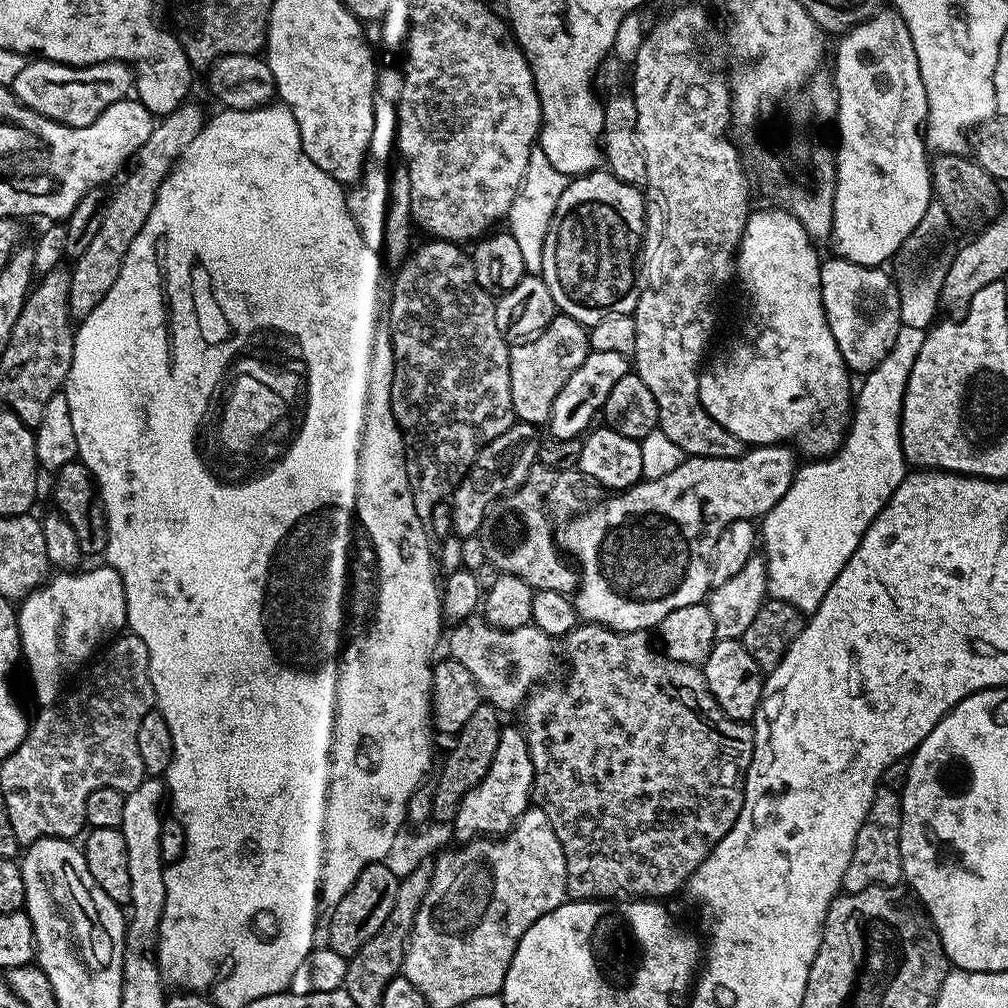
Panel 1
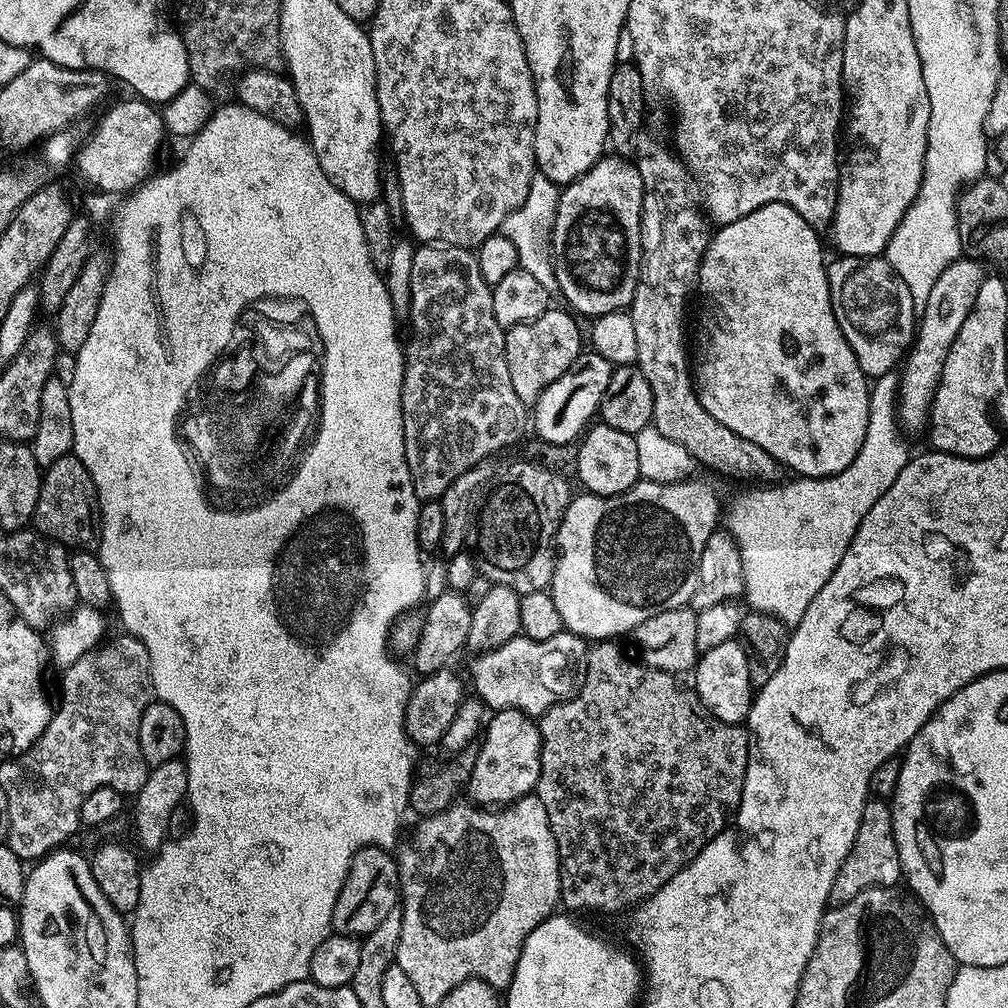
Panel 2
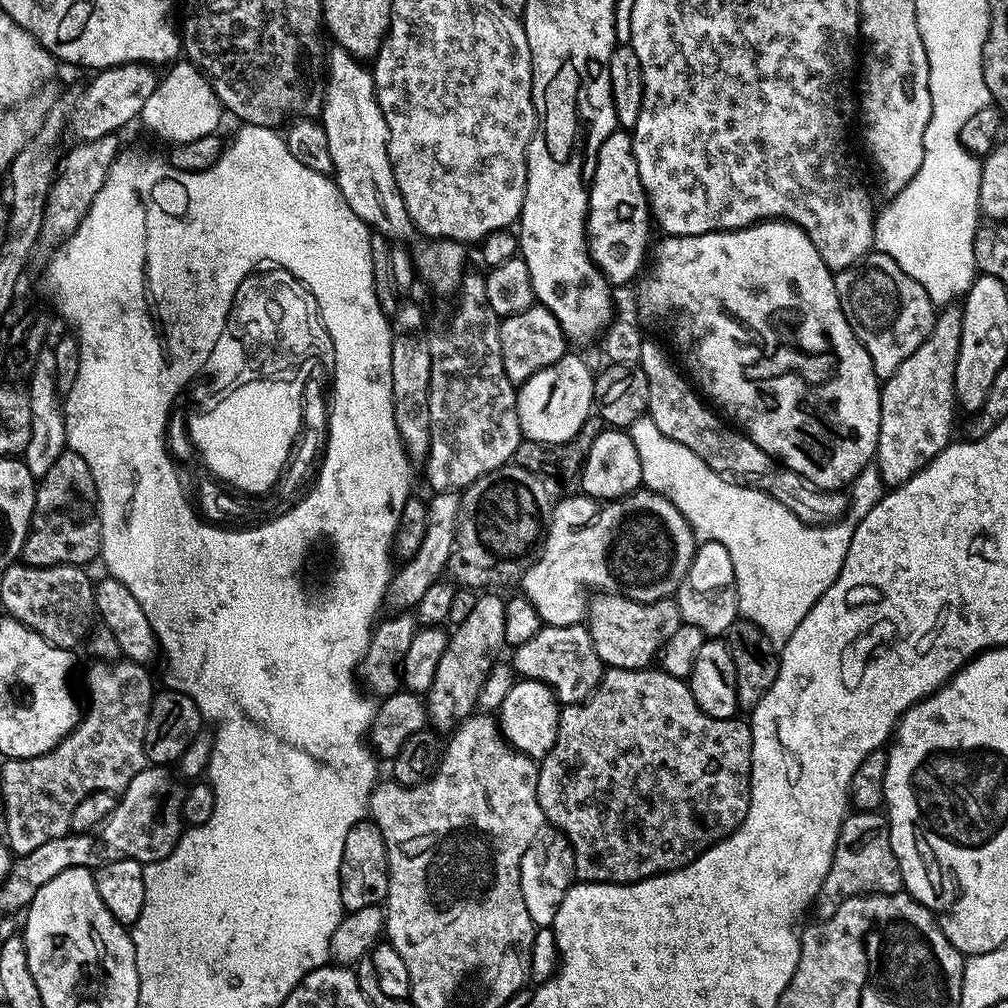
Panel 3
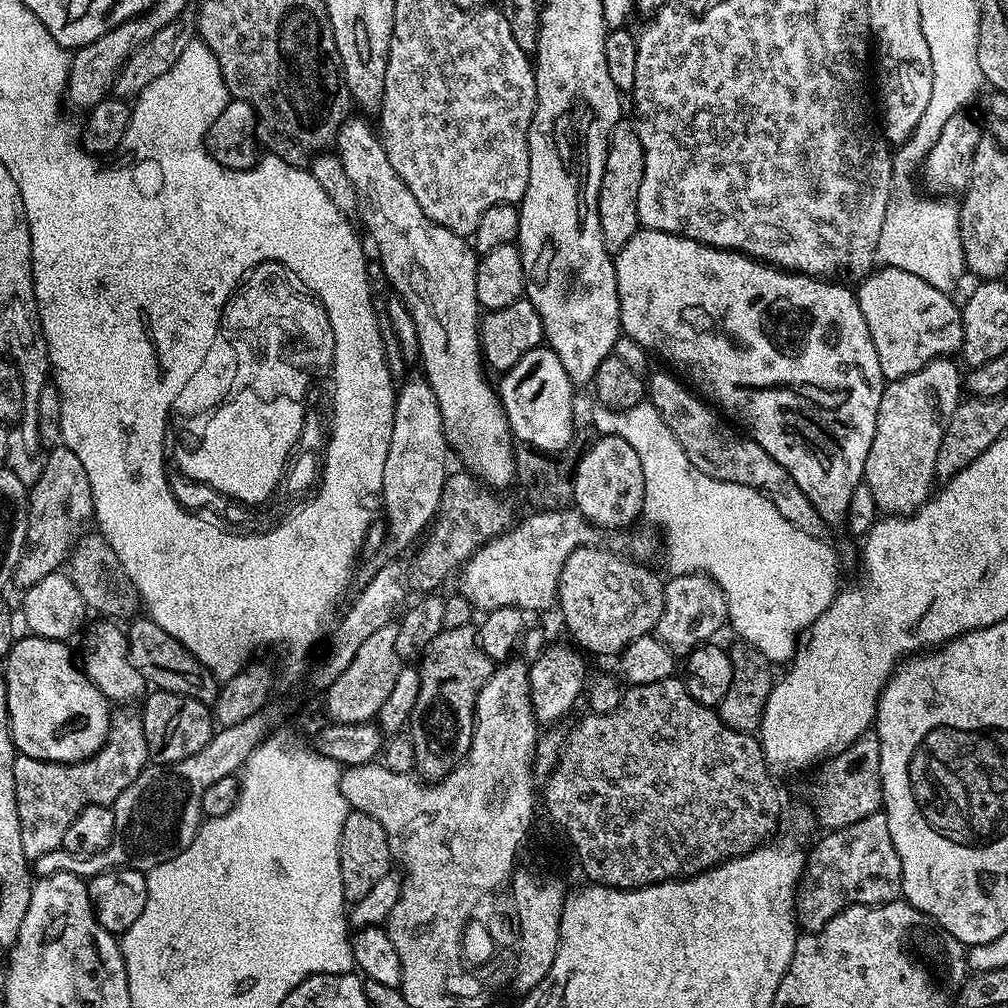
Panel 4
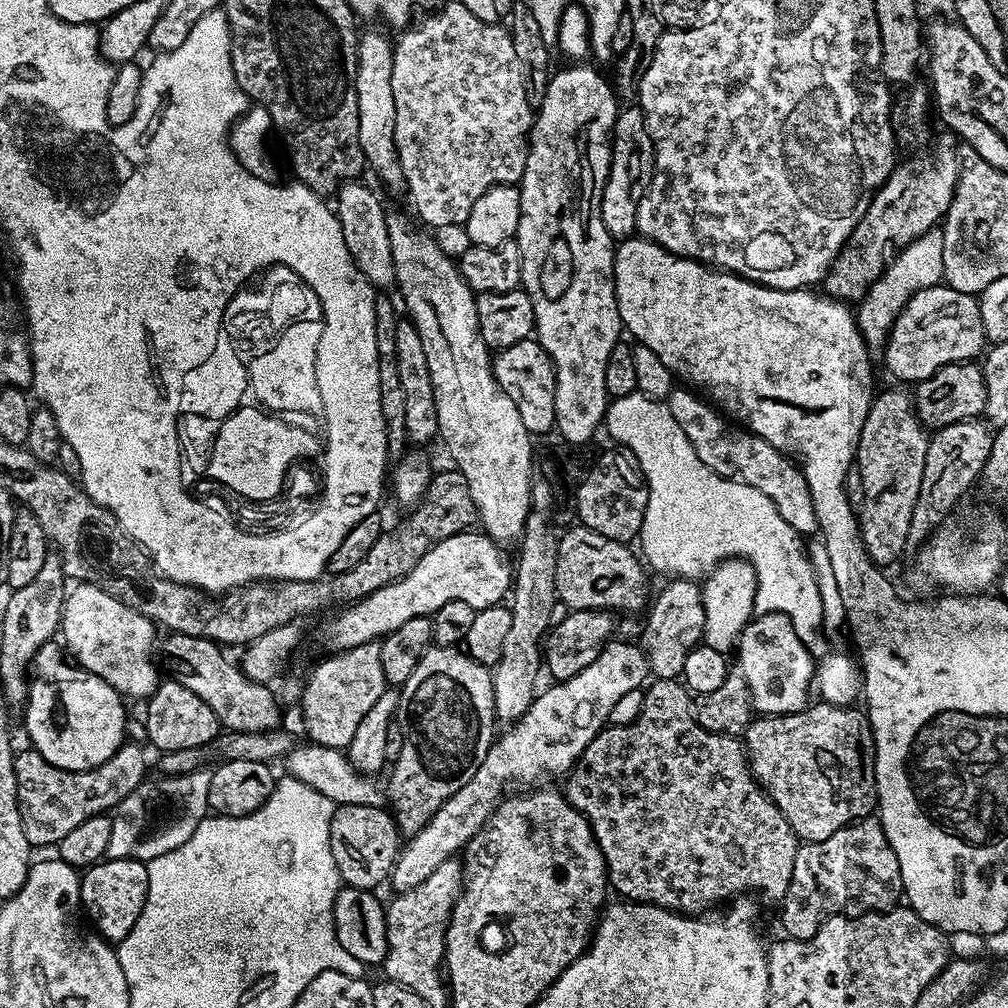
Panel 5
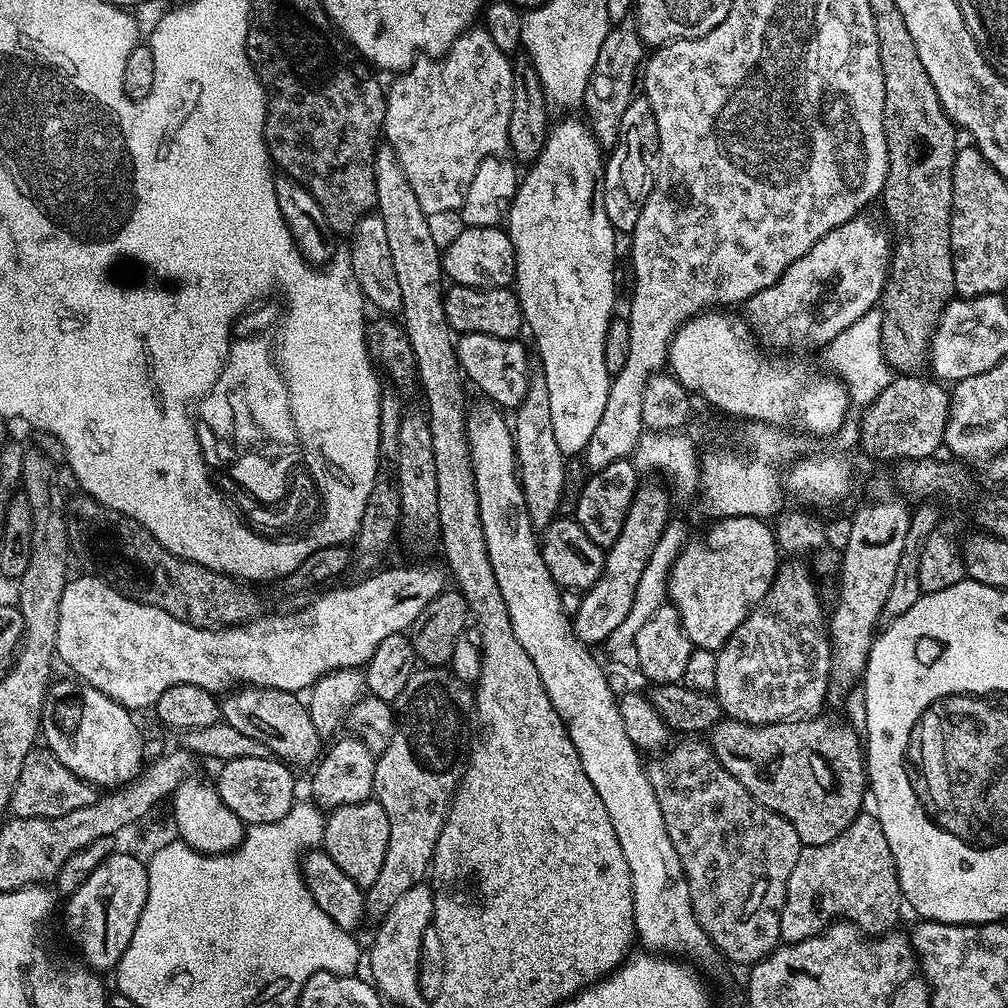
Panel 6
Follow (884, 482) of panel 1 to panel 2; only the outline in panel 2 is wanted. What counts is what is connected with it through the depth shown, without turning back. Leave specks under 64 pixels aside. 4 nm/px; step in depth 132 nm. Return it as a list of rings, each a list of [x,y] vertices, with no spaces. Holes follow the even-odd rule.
[[[895,371],[875,377],[868,393],[866,438],[862,442],[862,450],[858,450],[854,462],[846,466],[846,470],[833,476],[796,478],[793,484],[752,486],[749,492],[742,493],[733,502],[726,528],[742,558],[743,599],[748,600],[747,607],[751,611],[770,614],[789,626],[802,622],[806,606],[814,602],[818,590],[822,590],[822,586],[830,582],[830,574],[838,570],[838,562],[842,562],[842,554],[846,554],[862,518],[870,514],[870,506],[874,506],[874,502],[894,486],[894,478],[902,474],[909,462],[910,451],[900,438],[902,434],[898,429],[896,406],[899,386],[900,378]]]

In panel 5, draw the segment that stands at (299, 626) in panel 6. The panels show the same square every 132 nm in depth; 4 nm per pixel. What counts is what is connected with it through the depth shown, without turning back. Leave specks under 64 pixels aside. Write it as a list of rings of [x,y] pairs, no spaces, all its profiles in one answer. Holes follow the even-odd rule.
[[[480,530],[459,532],[450,538],[442,538],[398,582],[374,590],[366,598],[357,600],[339,609],[340,612],[324,628],[324,644],[333,653],[344,652],[363,643],[379,641],[389,636],[398,626],[410,622],[410,618],[431,617],[446,602],[466,602],[474,609],[490,608],[501,603],[509,595],[514,583],[514,572],[504,561],[501,545],[493,543],[487,534]],[[76,584],[75,587],[67,593],[64,610],[60,614],[59,631],[64,632],[62,644],[70,653],[71,659],[75,661],[84,671],[102,678],[109,684],[115,692],[119,692],[121,697],[141,696],[147,698],[156,691],[158,677],[156,677],[156,668],[152,665],[152,647],[157,647],[158,636],[156,640],[157,625],[152,623],[150,618],[146,618],[130,608],[118,602],[116,598],[103,592],[93,584]]]

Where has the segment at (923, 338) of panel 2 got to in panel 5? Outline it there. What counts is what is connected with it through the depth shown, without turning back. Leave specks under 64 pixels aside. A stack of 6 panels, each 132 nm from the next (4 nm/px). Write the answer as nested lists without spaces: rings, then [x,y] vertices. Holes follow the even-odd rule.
[[[884,392],[875,397],[866,414],[855,463],[862,482],[862,506],[858,509],[862,542],[875,564],[888,566],[906,552],[906,534],[914,502],[918,502],[918,486],[922,486],[922,466],[926,462],[929,433],[916,417],[911,395]]]

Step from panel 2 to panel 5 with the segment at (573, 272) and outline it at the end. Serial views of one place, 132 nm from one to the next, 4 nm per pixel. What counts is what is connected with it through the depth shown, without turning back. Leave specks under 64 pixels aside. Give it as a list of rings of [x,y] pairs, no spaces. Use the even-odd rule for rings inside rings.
[[[632,106],[619,113],[610,137],[612,161],[608,167],[608,181],[604,184],[600,199],[600,213],[606,230],[613,241],[629,239],[636,232],[636,211],[638,202],[648,190],[652,171],[656,165],[656,154],[652,151],[652,139],[644,121],[644,111]]]

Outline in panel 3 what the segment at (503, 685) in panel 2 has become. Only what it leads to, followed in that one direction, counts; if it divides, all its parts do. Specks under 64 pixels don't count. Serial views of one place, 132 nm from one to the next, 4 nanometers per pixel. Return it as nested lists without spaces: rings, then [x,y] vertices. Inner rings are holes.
[[[583,623],[570,626],[544,626],[530,642],[518,646],[511,653],[510,663],[515,668],[515,675],[525,680],[540,680],[548,685],[556,694],[557,700],[564,704],[582,704],[588,699],[597,684],[603,678],[606,666],[595,654],[576,656],[568,664],[568,636],[585,635],[586,628]]]

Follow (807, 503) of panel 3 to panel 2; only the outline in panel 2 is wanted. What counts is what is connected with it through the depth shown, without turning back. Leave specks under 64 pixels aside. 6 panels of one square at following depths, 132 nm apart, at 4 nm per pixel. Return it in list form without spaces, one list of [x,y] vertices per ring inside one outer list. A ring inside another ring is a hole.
[[[646,134],[637,136],[634,152],[640,155],[635,165],[642,174],[648,212],[656,212],[656,220],[660,220],[660,228],[664,228],[660,248],[652,252],[648,268],[640,268],[640,281],[636,283],[636,293],[630,305],[634,334],[638,337],[636,364],[653,390],[651,423],[662,435],[670,438],[670,442],[678,442],[682,447],[688,444],[686,450],[697,465],[705,464],[710,471],[721,472],[724,476],[737,476],[740,480],[752,480],[748,482],[759,482],[764,486],[775,485],[781,479],[779,462],[766,454],[762,446],[754,446],[754,442],[746,442],[746,438],[736,440],[734,430],[715,420],[699,398],[692,400],[696,390],[690,375],[690,356],[686,351],[684,303],[688,300],[688,291],[697,287],[700,257],[708,248],[710,228],[701,211],[692,205],[692,196],[688,193],[690,178],[679,159]]]

